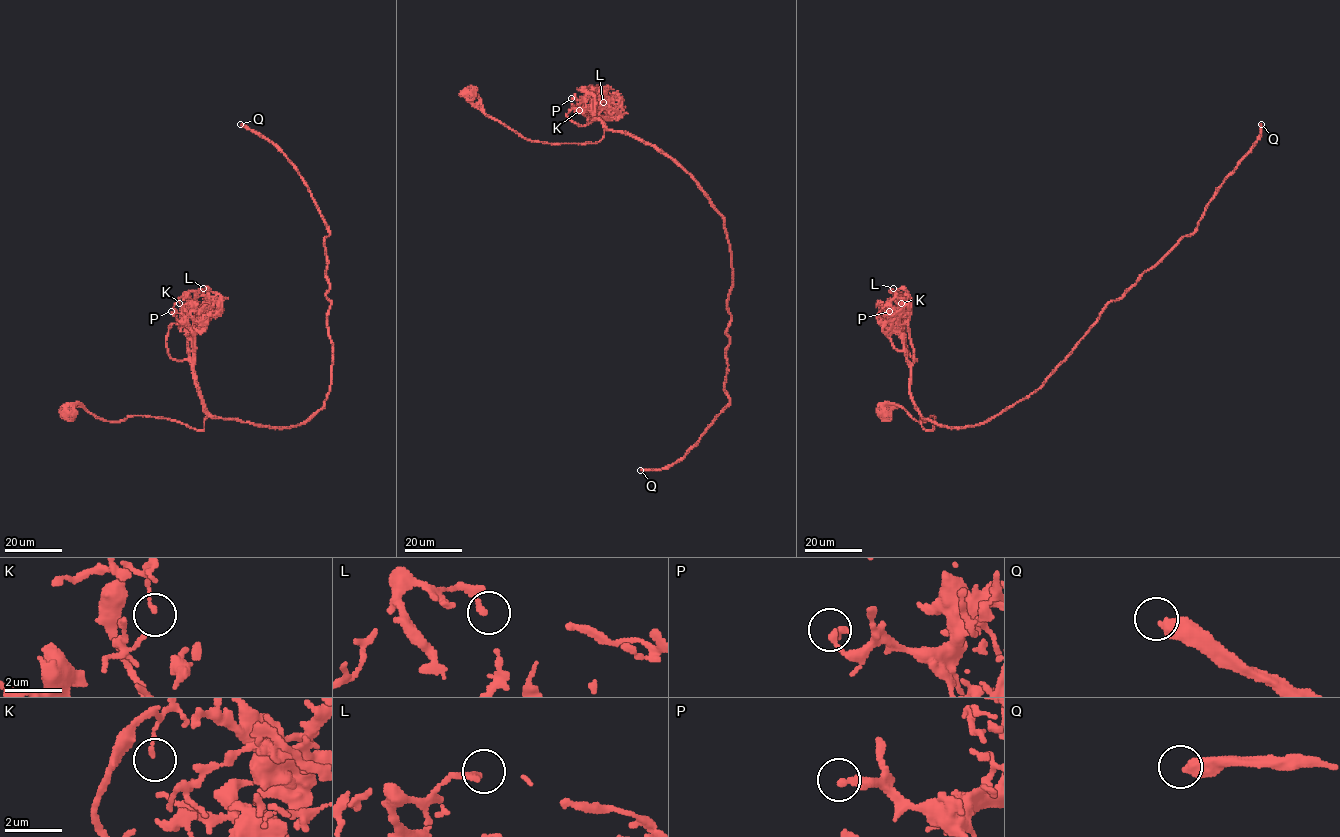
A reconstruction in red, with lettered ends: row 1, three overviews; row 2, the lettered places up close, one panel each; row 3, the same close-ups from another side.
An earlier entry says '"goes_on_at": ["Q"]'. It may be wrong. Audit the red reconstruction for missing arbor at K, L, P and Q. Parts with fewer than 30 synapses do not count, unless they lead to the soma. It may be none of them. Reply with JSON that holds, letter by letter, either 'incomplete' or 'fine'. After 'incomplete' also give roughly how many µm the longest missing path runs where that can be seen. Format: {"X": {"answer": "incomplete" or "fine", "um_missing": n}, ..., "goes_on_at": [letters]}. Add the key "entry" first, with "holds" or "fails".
{"entry": "holds", "K": {"answer": "fine"}, "L": {"answer": "fine"}, "P": {"answer": "fine"}, "Q": {"answer": "incomplete", "um_missing": 200}, "goes_on_at": ["Q"]}

